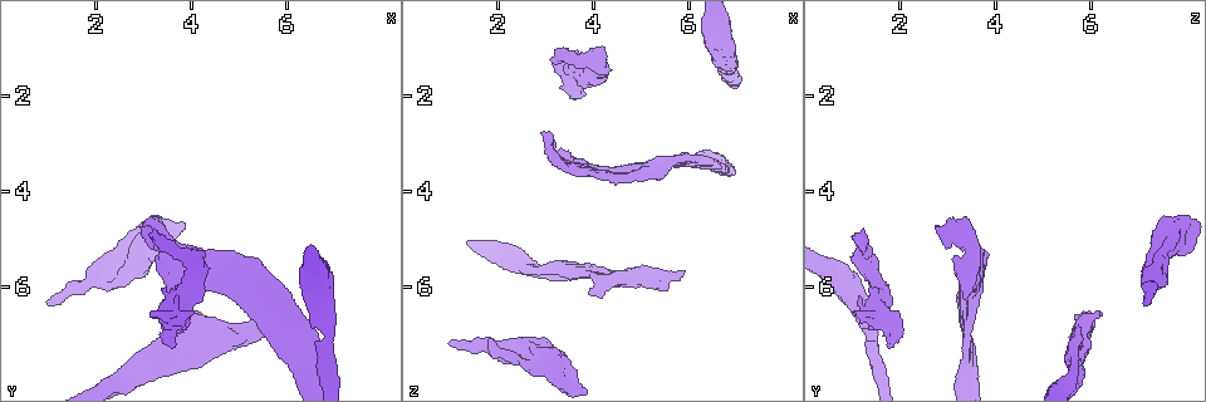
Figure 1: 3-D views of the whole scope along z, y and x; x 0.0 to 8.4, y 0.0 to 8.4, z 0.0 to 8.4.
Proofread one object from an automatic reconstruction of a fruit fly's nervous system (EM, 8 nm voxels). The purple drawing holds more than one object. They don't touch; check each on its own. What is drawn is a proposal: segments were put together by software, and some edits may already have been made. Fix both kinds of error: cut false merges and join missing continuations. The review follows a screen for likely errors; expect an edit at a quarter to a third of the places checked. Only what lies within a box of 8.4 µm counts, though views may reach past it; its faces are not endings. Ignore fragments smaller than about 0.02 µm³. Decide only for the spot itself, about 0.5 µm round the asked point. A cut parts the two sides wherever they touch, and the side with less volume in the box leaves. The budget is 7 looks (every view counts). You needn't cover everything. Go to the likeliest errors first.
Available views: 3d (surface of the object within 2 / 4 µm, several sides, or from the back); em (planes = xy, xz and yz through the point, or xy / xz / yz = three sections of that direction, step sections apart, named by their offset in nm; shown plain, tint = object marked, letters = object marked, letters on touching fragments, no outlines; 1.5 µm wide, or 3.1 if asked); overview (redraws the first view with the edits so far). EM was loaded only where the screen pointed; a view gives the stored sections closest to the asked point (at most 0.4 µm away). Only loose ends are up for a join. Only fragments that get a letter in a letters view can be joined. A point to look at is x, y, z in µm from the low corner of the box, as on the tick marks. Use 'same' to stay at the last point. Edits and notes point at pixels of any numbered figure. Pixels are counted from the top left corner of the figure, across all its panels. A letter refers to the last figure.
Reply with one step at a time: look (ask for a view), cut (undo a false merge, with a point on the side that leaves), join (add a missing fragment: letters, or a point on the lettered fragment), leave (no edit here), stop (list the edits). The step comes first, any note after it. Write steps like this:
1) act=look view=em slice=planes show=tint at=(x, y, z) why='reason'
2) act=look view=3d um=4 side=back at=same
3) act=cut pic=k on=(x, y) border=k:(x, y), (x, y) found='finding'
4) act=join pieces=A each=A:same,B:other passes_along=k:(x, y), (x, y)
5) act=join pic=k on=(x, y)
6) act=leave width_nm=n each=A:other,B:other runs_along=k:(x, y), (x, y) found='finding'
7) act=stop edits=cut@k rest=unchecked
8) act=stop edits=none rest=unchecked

act=look view=3d um=4 at=(5.90, 6.60, 5.60) why='branch stops here'

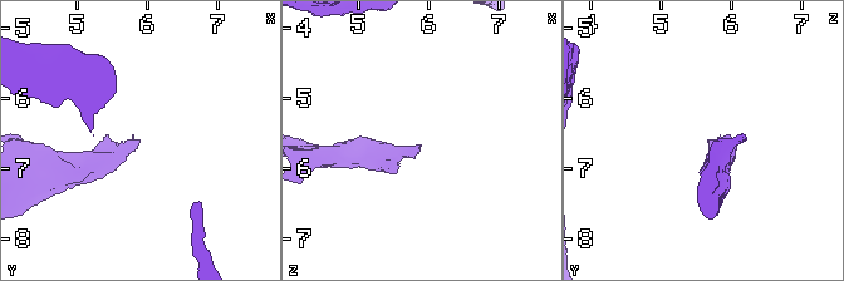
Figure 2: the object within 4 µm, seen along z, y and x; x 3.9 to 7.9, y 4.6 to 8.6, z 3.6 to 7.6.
act=look view=em slice=yz step=4 show=tint at=(5.85, 6.55, 5.65)

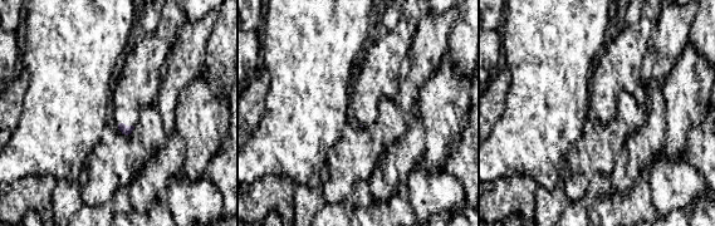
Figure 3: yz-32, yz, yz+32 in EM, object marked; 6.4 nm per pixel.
act=look view=em slice=xz step=8 show=letters at=same

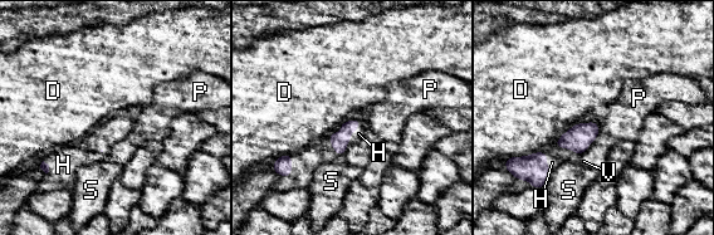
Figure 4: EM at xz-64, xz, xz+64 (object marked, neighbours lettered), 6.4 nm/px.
act=join pieces=H each=D:other,H:same,P:other,S:other,V:other passes_along=4:(338, 141), (351, 133), (358, 133) found='the neuron continues'

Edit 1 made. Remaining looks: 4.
act=look view=overview

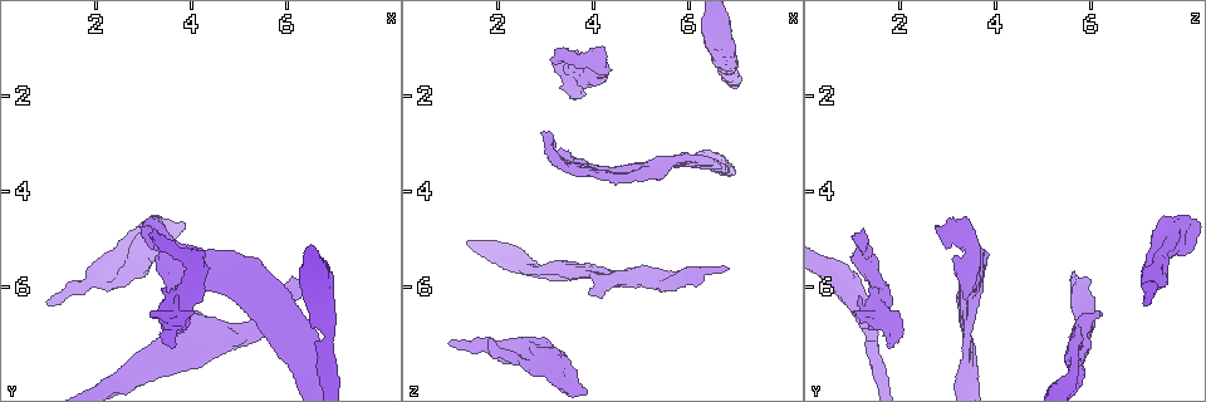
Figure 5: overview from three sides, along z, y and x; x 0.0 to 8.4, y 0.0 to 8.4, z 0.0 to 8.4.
act=look view=em slice=yz step=4 show=letters at=(3.60, 7.30, 1.75) why='free end'

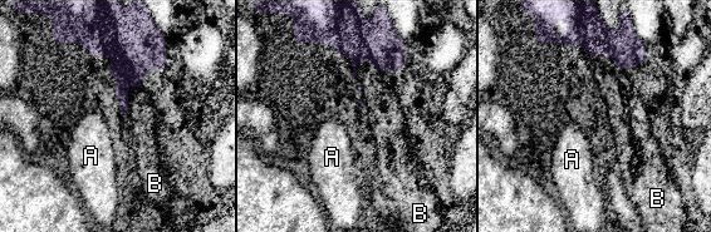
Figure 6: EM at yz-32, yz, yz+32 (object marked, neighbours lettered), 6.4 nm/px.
act=look view=em slice=planes show=letters at=same

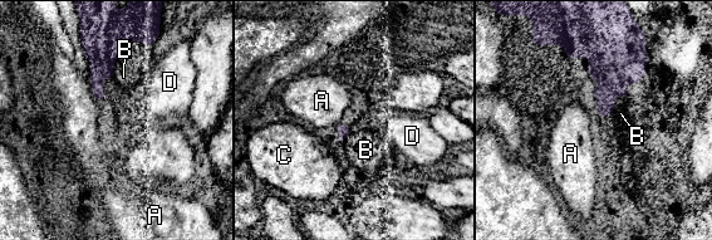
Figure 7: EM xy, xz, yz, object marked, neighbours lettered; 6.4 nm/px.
act=join pieces=B each=A:other,B:same,C:other,D:other passes_along=7:(343, 130), (347, 135), (366, 150) found='it goes on there'

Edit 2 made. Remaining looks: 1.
act=stop edits=join@4,join@7 rest=unchecked

